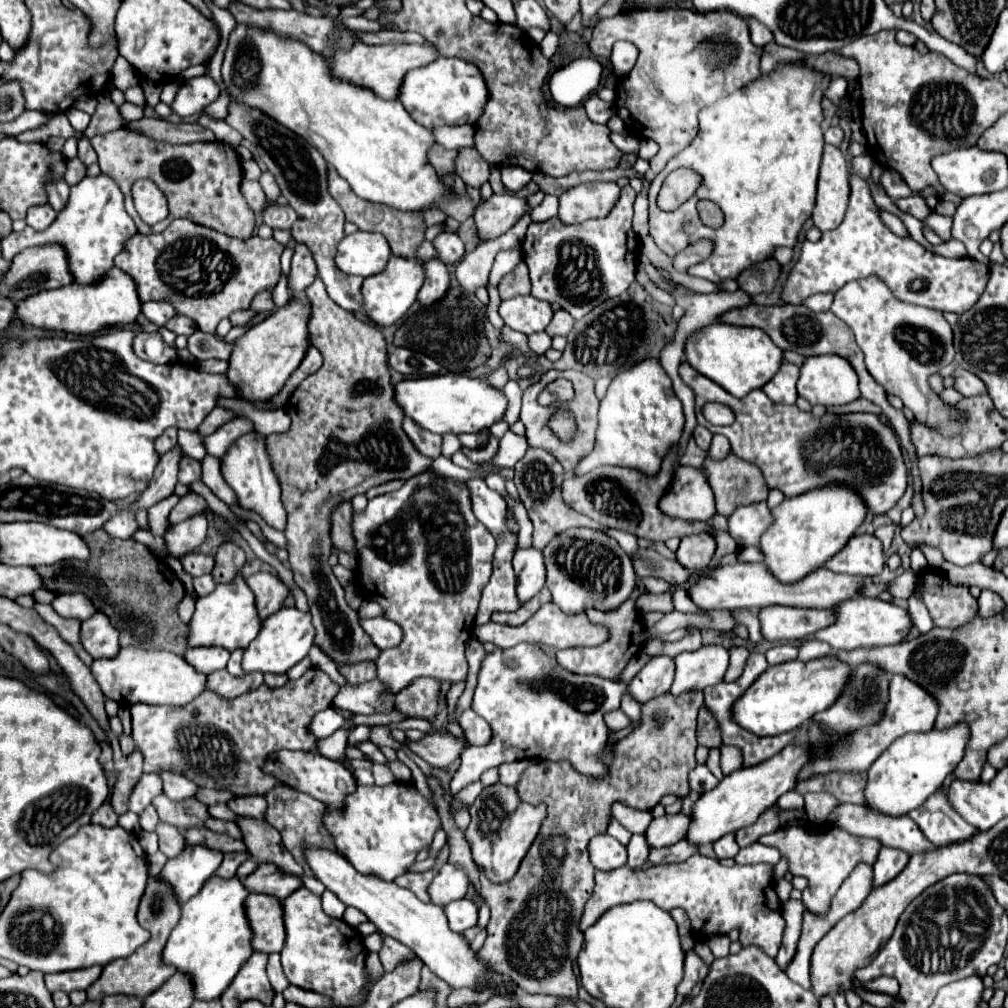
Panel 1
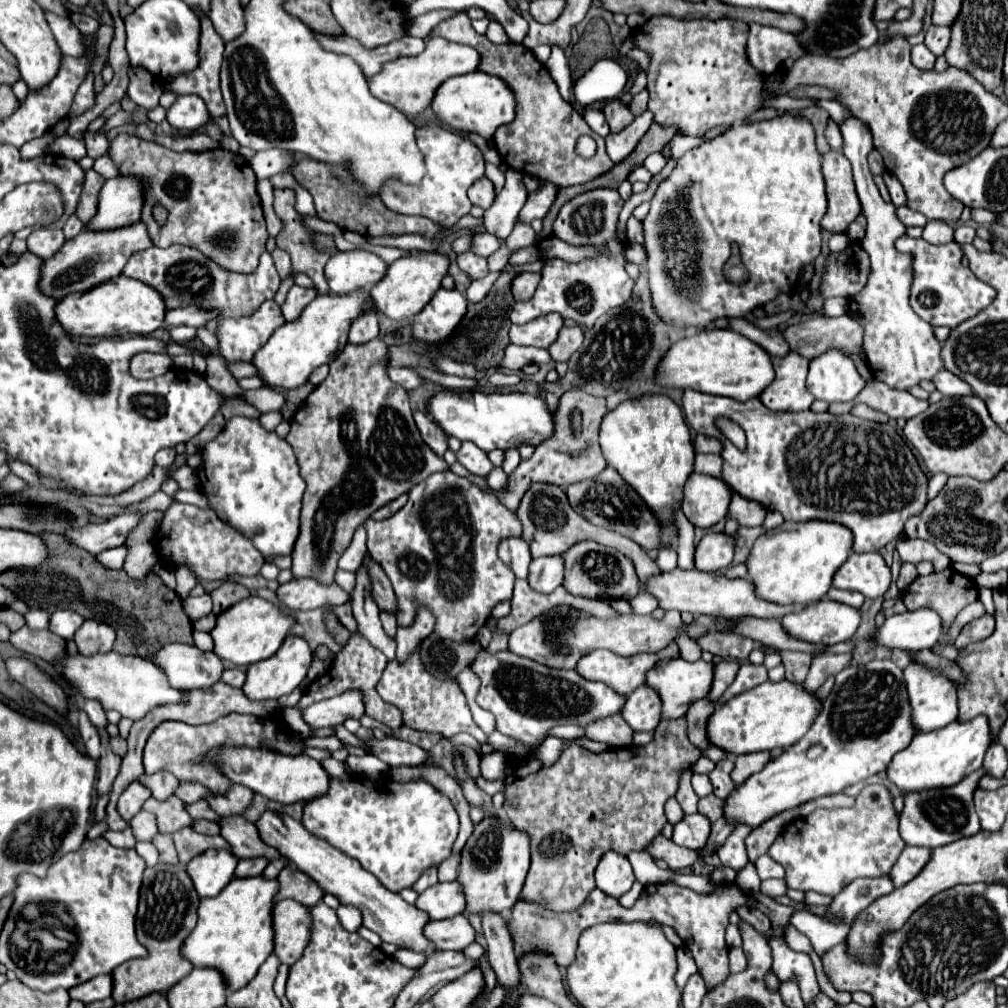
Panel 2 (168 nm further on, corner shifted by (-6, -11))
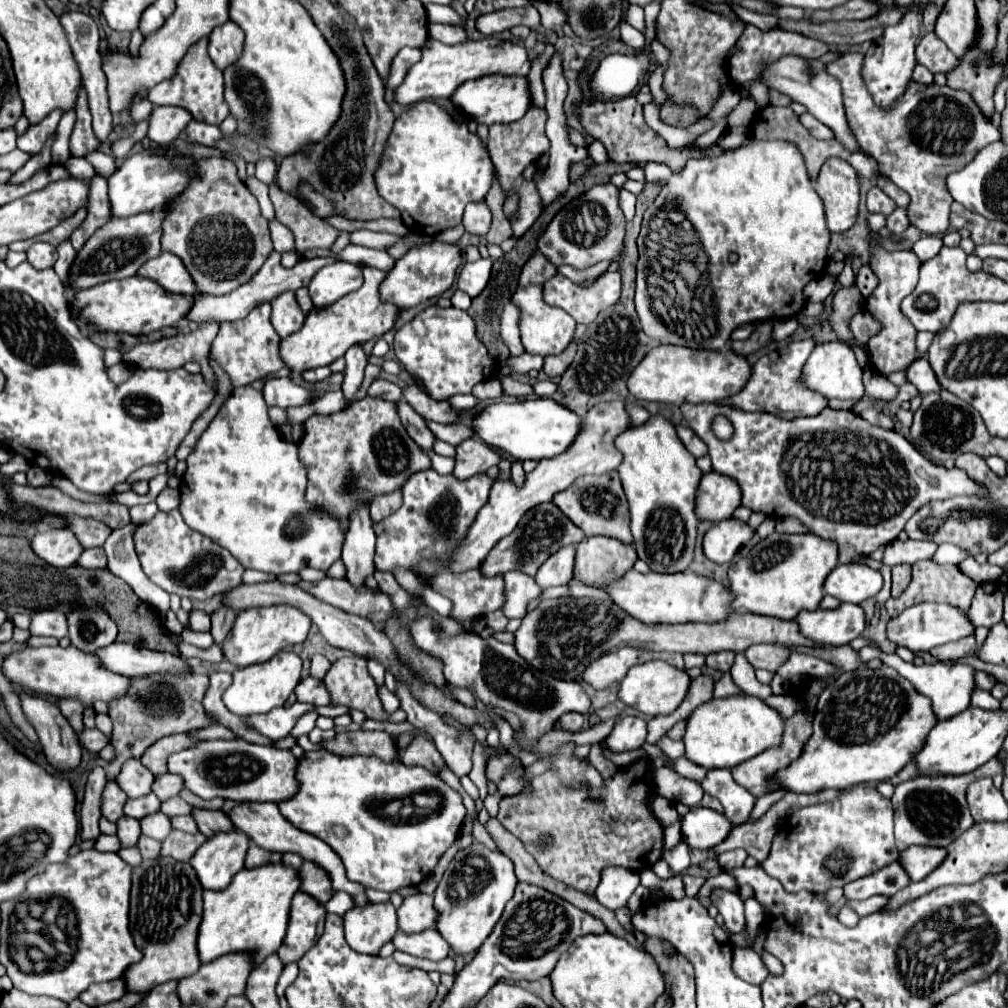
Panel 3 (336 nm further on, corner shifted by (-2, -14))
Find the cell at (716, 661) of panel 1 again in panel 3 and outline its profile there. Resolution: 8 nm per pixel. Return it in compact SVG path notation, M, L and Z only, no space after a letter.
M660 660L644 662L644 664L632 666L628 670L626 678L620 682L618 698L626 706L632 706L632 708L636 708L644 714L650 714L650 716L670 714L680 706L680 702L688 690L688 682L690 682L690 676L686 674L686 670L676 670L674 666L668 666L666 662L660 662Z

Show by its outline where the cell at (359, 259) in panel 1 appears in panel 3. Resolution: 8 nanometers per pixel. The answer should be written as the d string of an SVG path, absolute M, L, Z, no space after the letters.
M336 262L332 266L322 268L312 282L308 284L308 292L312 304L316 308L326 308L340 300L344 294L360 288L360 266L352 262Z

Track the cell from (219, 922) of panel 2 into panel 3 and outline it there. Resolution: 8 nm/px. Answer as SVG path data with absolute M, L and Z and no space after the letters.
M266 864L258 868L244 868L226 890L204 892L204 916L198 934L200 960L212 962L228 952L254 952L258 958L266 958L276 952L286 936L290 902L300 888L298 870L278 864Z

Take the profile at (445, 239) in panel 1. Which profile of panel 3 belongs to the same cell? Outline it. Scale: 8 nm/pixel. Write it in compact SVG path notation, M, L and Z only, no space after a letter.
M480 258L478 262L464 264L458 276L458 288L464 290L470 298L476 298L488 284L490 270L492 270L492 260L484 260L484 258Z

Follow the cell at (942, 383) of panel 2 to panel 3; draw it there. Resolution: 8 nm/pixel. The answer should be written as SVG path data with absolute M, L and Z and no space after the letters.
M926 358L914 360L906 368L906 378L908 378L908 382L912 382L918 388L918 392L940 392L942 390L942 386L936 382Z

